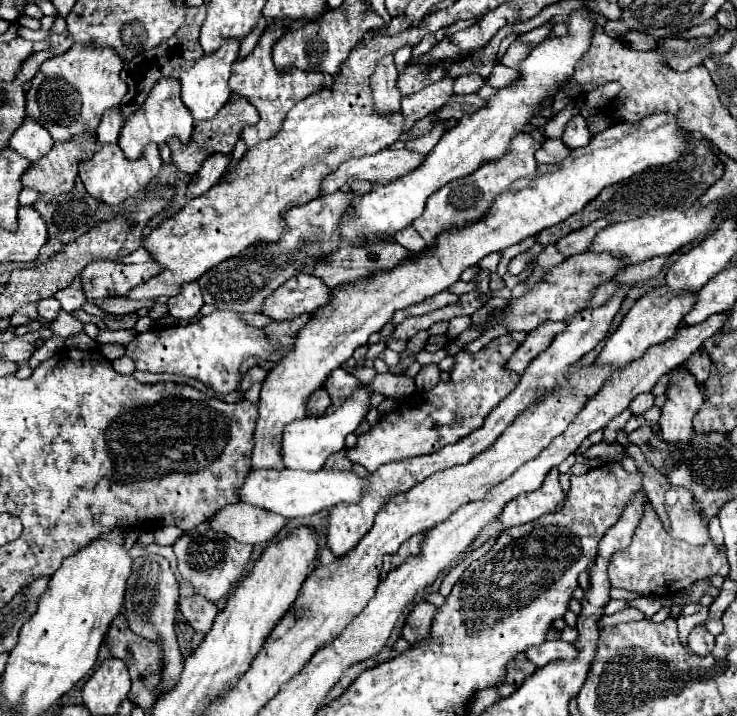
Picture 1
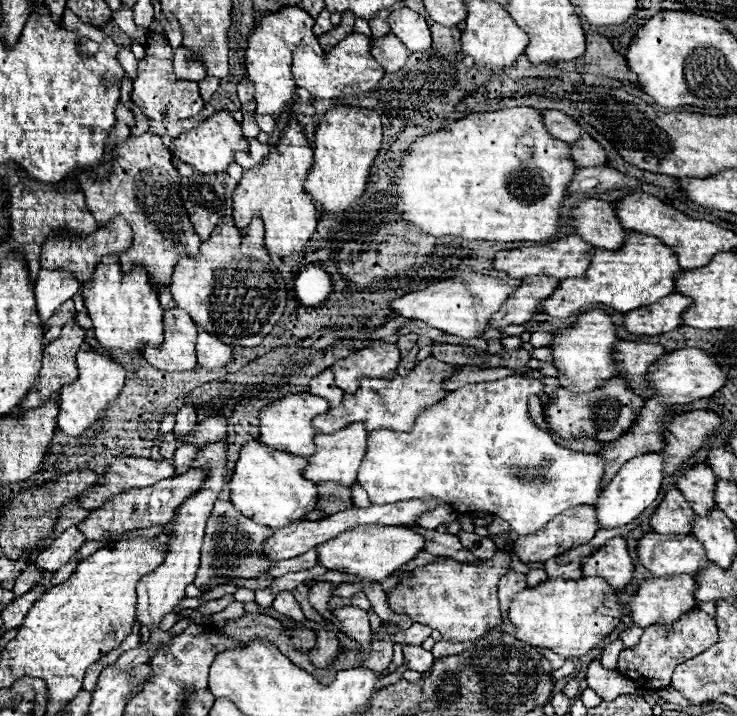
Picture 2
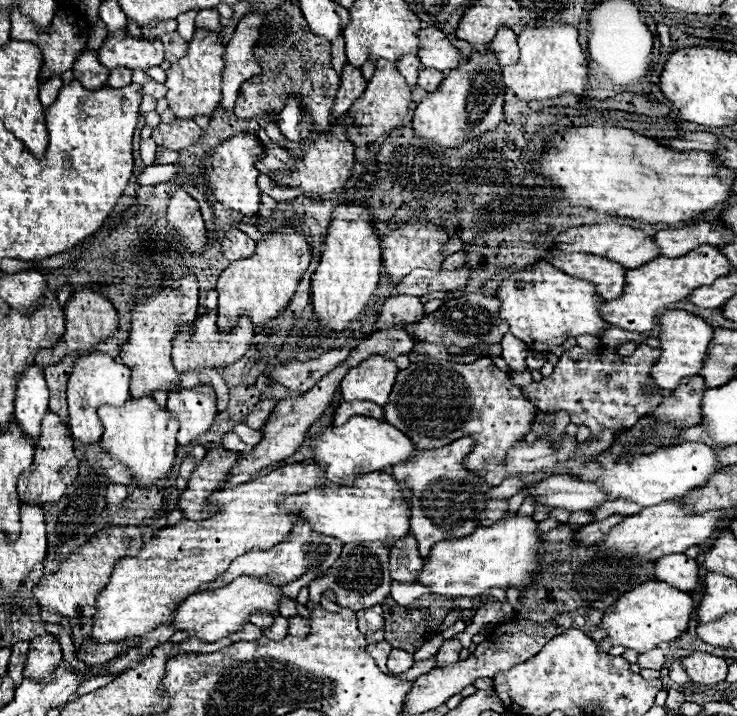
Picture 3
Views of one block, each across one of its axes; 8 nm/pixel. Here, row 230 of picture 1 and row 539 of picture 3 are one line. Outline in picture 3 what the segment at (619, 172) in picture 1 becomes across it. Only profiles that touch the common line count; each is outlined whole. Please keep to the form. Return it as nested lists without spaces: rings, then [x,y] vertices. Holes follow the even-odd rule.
[[[514,516],[504,518],[500,524],[492,524],[488,528],[478,528],[478,532],[472,532],[470,536],[464,536],[460,540],[444,540],[432,546],[430,556],[424,560],[424,568],[416,574],[416,582],[430,586],[432,594],[438,596],[480,596],[482,592],[490,588],[508,588],[514,586],[514,578],[518,578],[518,566],[532,564],[540,556],[536,556],[536,550],[540,546],[540,536],[536,536],[536,522],[530,516]]]

